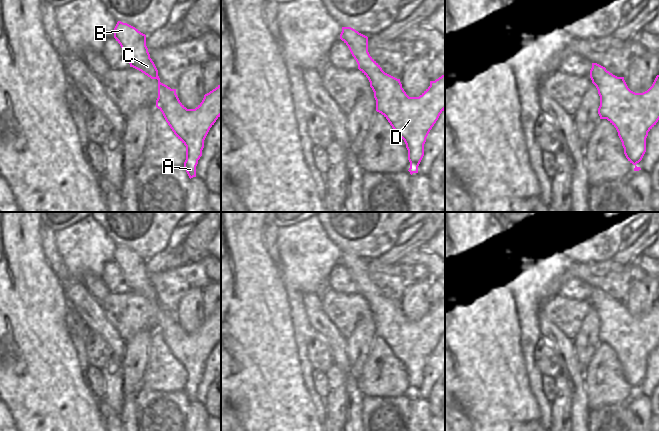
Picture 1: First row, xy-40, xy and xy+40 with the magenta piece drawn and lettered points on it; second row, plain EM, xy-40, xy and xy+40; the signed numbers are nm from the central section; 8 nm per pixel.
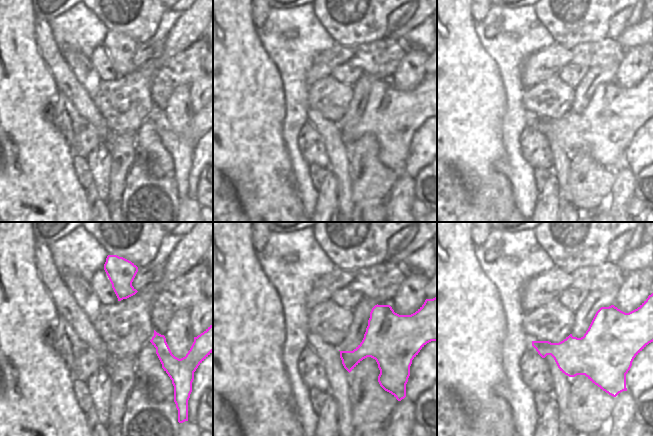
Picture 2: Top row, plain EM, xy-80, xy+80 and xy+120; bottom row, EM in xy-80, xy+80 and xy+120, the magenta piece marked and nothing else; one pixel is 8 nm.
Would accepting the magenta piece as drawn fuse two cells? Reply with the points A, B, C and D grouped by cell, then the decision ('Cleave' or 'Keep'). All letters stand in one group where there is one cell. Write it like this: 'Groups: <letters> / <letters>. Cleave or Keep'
Groups: A B C D. Keep

